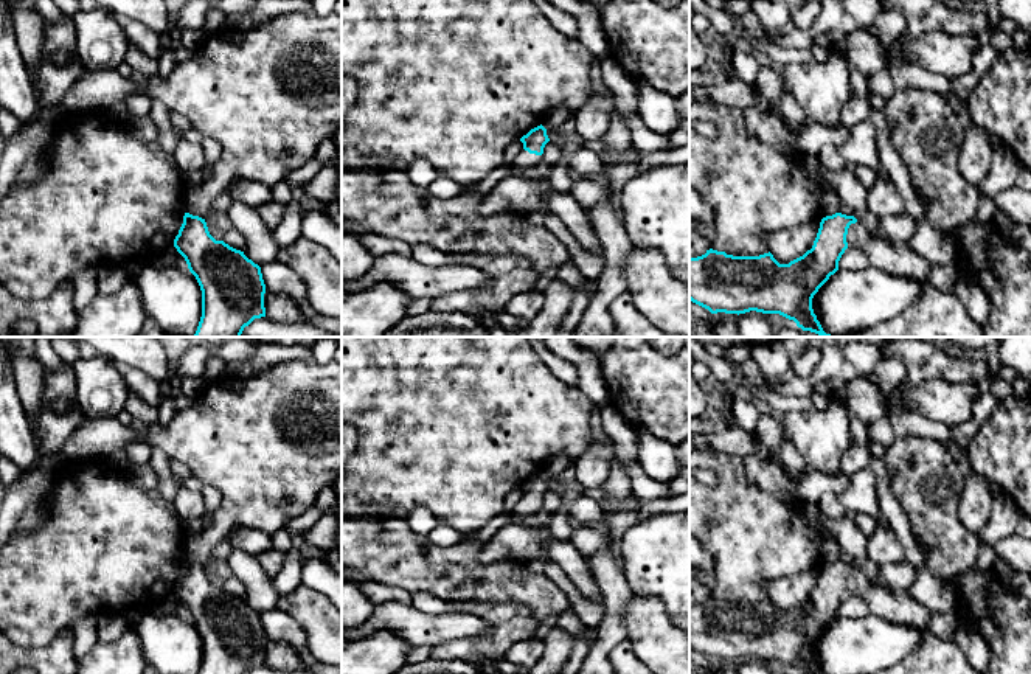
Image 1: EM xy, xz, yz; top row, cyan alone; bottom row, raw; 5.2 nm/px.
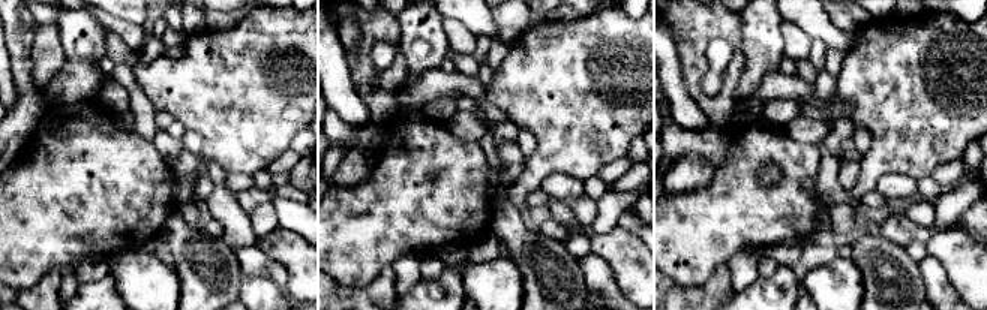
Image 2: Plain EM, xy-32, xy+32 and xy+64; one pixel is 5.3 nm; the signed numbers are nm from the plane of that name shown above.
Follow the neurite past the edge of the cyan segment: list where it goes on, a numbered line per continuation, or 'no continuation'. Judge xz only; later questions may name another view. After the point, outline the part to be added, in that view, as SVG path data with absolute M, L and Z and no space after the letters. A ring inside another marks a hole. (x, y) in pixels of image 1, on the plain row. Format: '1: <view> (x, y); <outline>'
1: xz (525, 508); M522 497L522 500L516 505L514 512L522 517L522 525L529 530L548 530L543 525L539 525L533 520L533 516L542 509L542 503L529 502L528 499Z

